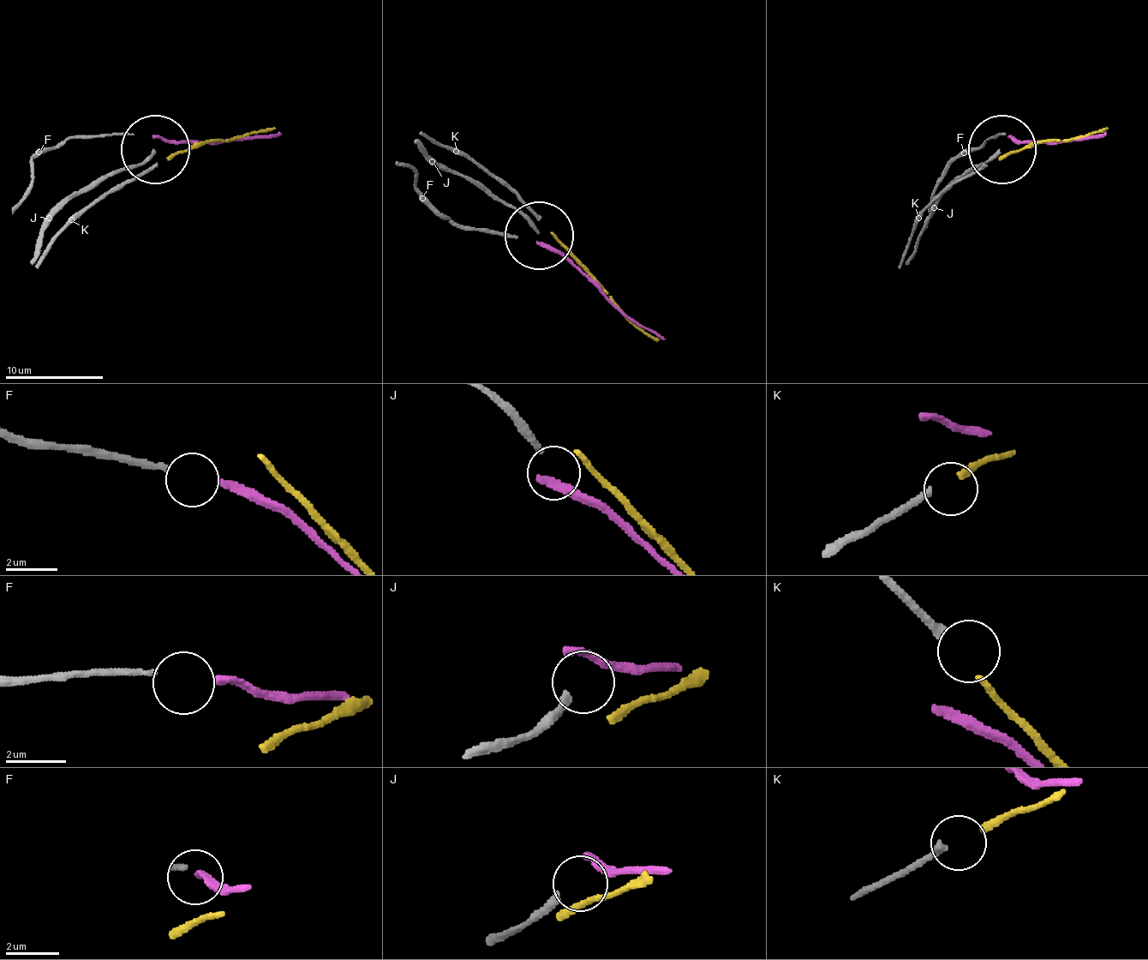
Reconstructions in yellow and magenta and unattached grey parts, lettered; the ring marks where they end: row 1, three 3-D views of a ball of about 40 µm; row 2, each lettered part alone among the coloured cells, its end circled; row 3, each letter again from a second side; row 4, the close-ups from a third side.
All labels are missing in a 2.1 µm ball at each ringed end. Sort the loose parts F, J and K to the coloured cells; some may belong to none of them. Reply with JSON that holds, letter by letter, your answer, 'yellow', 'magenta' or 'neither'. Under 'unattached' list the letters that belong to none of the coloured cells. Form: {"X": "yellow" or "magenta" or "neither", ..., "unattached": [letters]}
{"F": "magenta", "J": "neither", "K": "yellow", "unattached": ["J"]}

